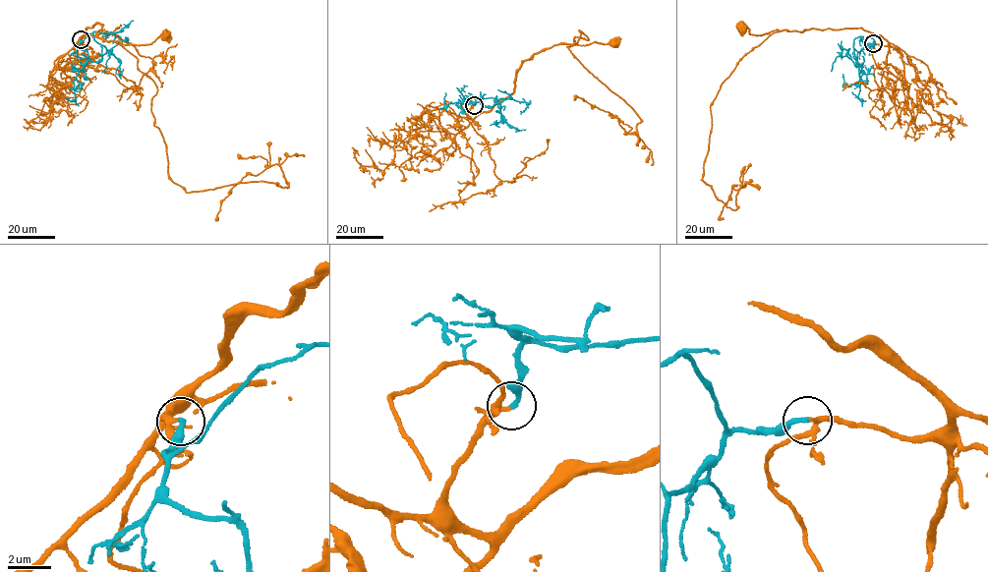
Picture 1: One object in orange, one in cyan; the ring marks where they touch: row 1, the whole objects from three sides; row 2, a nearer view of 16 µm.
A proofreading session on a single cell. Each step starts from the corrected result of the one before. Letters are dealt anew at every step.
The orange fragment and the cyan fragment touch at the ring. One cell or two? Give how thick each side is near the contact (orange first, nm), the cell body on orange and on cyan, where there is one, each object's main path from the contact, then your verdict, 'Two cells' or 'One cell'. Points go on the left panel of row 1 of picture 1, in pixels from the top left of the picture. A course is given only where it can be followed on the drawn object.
Thickness 200 nm (orange) against 220 nm. Soma of orange: (165, 36). Soma of cyan: none. Course of orange: (81, 39), (98, 23), (102, 26), (96, 35), (108, 42), (139, 46), (165, 37). Course of cyan: (81, 39), (80, 48), (86, 50), (91, 61), (98, 62), (125, 40), (128, 39), (127, 43). One cell

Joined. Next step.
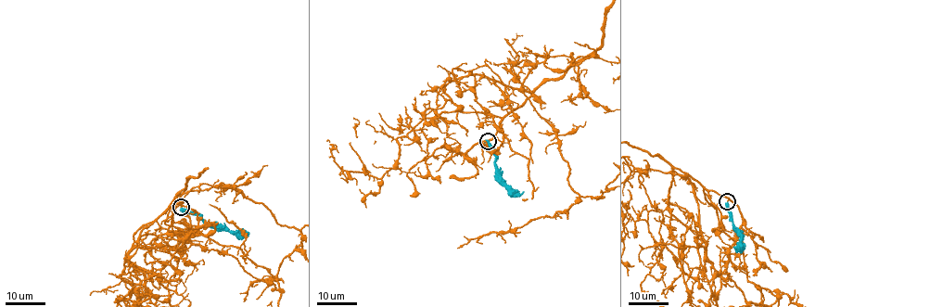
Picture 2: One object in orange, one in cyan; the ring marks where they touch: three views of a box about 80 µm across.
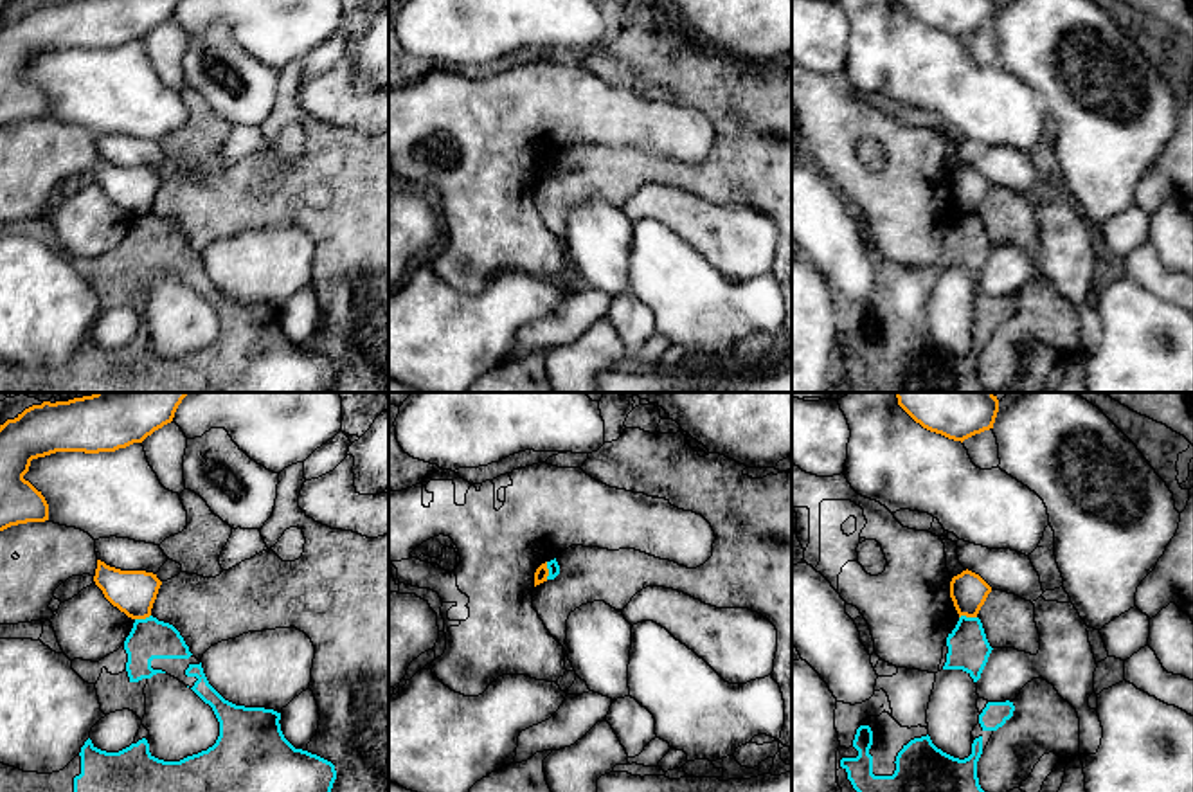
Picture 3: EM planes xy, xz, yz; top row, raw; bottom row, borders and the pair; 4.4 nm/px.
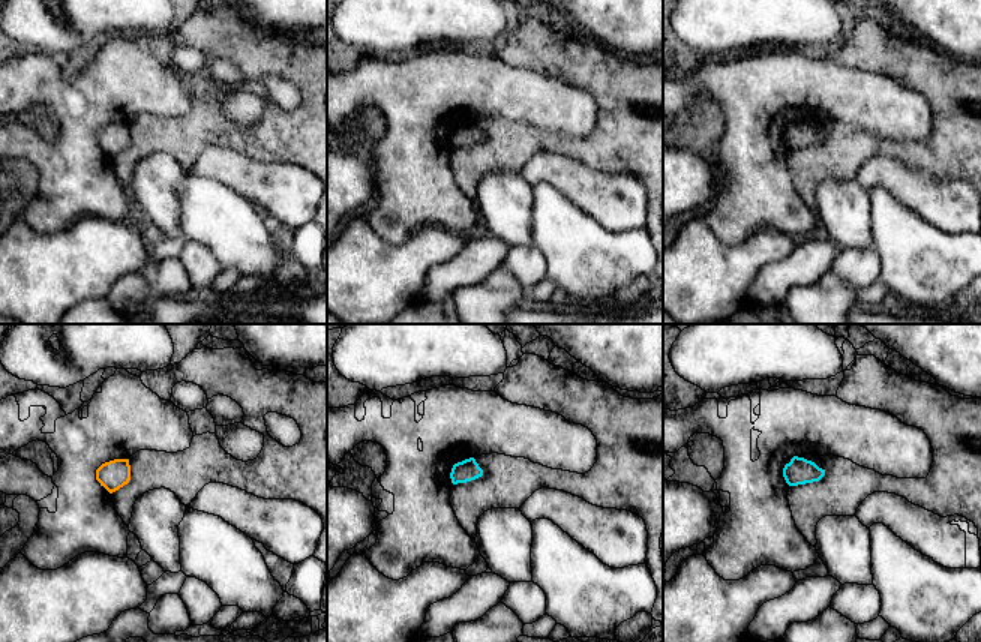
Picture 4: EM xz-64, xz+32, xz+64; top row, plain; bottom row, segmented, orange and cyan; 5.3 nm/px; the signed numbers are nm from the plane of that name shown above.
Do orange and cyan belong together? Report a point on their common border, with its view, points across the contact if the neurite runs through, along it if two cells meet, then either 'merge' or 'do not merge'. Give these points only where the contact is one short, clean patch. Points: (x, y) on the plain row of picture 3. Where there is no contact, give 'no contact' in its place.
xz (547, 168) | do not merge

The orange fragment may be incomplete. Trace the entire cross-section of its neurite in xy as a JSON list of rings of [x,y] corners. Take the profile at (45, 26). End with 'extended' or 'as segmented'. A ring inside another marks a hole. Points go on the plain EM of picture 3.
[[[41,0],[0,22],[0,128],[49,117],[49,101],[23,72],[31,58],[56,49],[115,49],[171,20],[180,0]]] | as segmented

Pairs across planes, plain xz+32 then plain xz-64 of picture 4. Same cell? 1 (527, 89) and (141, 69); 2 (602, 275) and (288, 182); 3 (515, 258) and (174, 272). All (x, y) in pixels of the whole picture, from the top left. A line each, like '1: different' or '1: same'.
1: same
2: different
3: different

